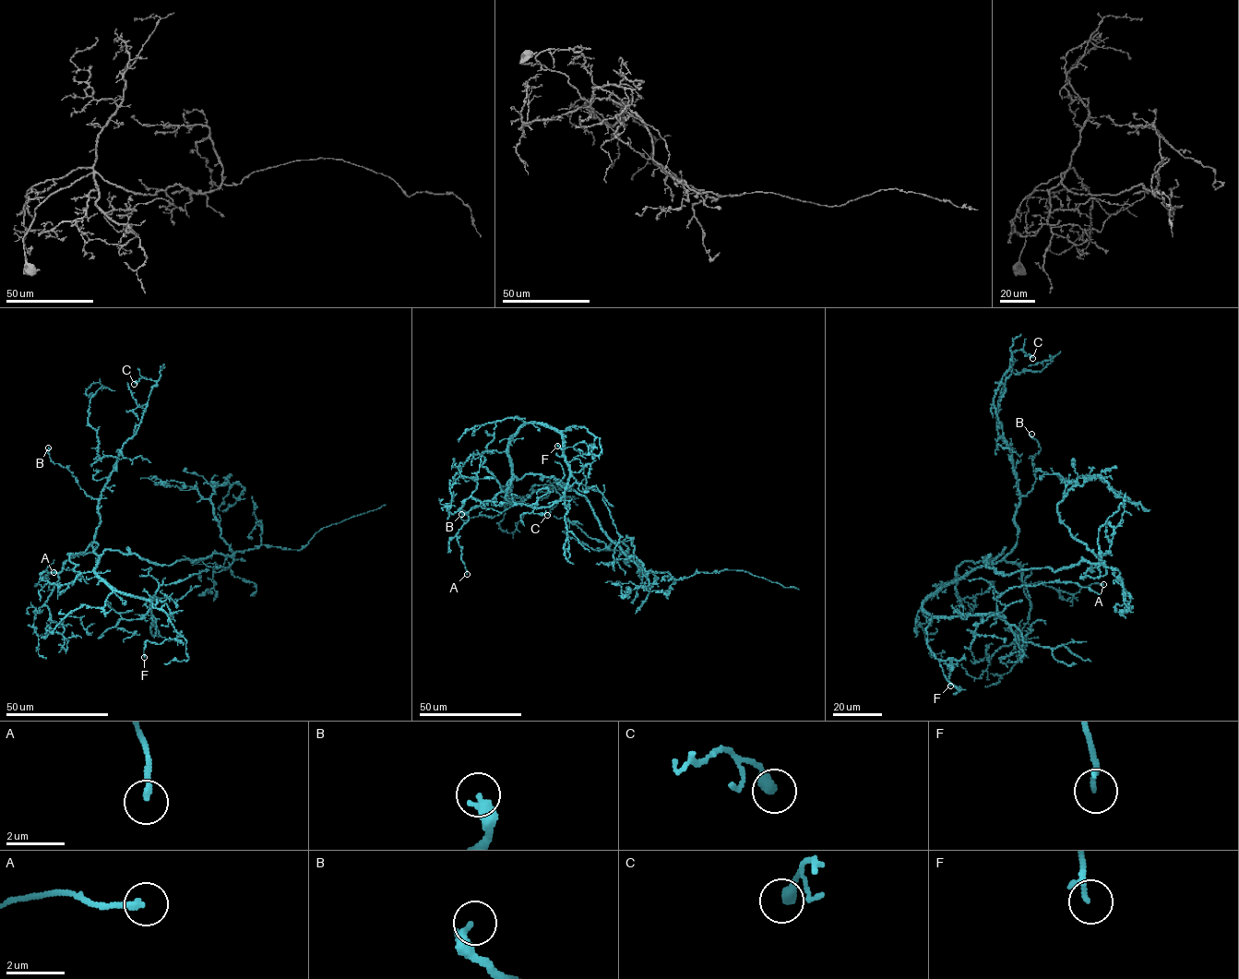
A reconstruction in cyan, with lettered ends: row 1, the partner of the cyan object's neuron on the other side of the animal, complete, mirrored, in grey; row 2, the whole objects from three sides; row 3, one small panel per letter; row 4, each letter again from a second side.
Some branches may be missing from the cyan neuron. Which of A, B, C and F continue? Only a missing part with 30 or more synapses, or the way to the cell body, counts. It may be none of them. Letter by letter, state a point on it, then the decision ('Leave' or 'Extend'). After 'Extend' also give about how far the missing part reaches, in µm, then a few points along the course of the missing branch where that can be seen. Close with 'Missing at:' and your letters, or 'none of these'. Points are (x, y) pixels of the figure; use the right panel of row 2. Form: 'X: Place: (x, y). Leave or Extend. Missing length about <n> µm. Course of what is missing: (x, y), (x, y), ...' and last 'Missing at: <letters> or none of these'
A: Place: (1103, 584). Leave
B: Place: (1031, 434). Leave
C: Place: (1032, 358). Leave
F: Place: (950, 686). Leave
Missing at: none of these

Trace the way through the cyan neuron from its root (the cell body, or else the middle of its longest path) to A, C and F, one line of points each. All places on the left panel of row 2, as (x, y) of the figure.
A: (135, 554), (110, 550), (99, 555), (77, 554), (59, 572), (51, 571), (42, 577), (47, 581), (53, 572)
C: (135, 554), (106, 550), (98, 555), (92, 546), (101, 491), (156, 381), (142, 376), (134, 384)
F: (135, 554), (106, 550), (95, 571), (112, 588), (161, 609), (182, 636), (160, 644), (147, 640), (144, 657)

